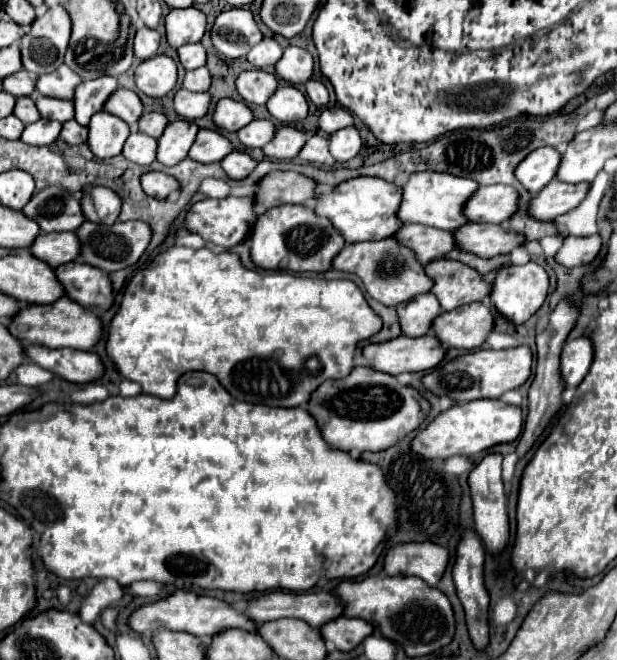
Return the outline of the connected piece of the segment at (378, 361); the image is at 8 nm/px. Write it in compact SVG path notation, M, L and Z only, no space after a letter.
M401 335L385 343L369 343L361 353L371 361L371 369L399 375L405 371L429 371L437 367L445 351L447 349L433 335L415 339Z

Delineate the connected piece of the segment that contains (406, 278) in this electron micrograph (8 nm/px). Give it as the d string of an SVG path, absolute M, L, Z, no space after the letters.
M381 239L381 241L367 241L367 243L351 243L345 245L333 259L333 269L355 273L365 283L365 291L379 303L387 307L397 307L413 299L419 293L427 293L431 289L431 279L425 275L421 263L417 263L415 255L401 247L395 239Z

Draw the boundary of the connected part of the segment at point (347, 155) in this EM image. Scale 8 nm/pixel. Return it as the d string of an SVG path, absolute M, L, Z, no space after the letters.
M345 127L329 137L329 151L339 163L355 157L359 149L361 149L361 137L355 127Z

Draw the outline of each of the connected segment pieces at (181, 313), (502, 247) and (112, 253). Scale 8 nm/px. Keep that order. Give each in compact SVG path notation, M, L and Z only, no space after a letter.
M169 247L163 253L159 253L151 263L138 270L133 279L129 281L121 309L115 313L115 317L109 323L107 329L107 357L115 365L115 369L121 373L121 377L135 381L141 385L143 393L155 395L159 399L171 399L175 395L177 379L187 371L207 371L213 373L219 383L239 401L247 403L259 403L269 407L297 407L301 403L309 401L309 395L325 381L325 379L341 379L349 375L353 369L353 355L355 345L361 339L369 339L381 329L381 319L373 313L373 309L367 305L361 289L353 281L325 281L325 279L307 279L307 277L295 277L291 273L257 273L251 269L245 269L235 253L213 253L211 249L189 249L189 247Z
M465 223L453 231L453 239L457 239L457 249L473 253L477 257L495 257L499 253L509 253L523 243L521 235L505 231L501 225L489 223Z
M85 221L77 231L75 231L79 243L81 243L81 255L79 259L87 265L99 267L105 273L113 273L119 271L123 267L129 267L133 263L139 261L139 257L143 255L143 251L149 245L151 239L151 229L147 223L143 221L117 221L111 227L109 225L97 225L91 221Z

